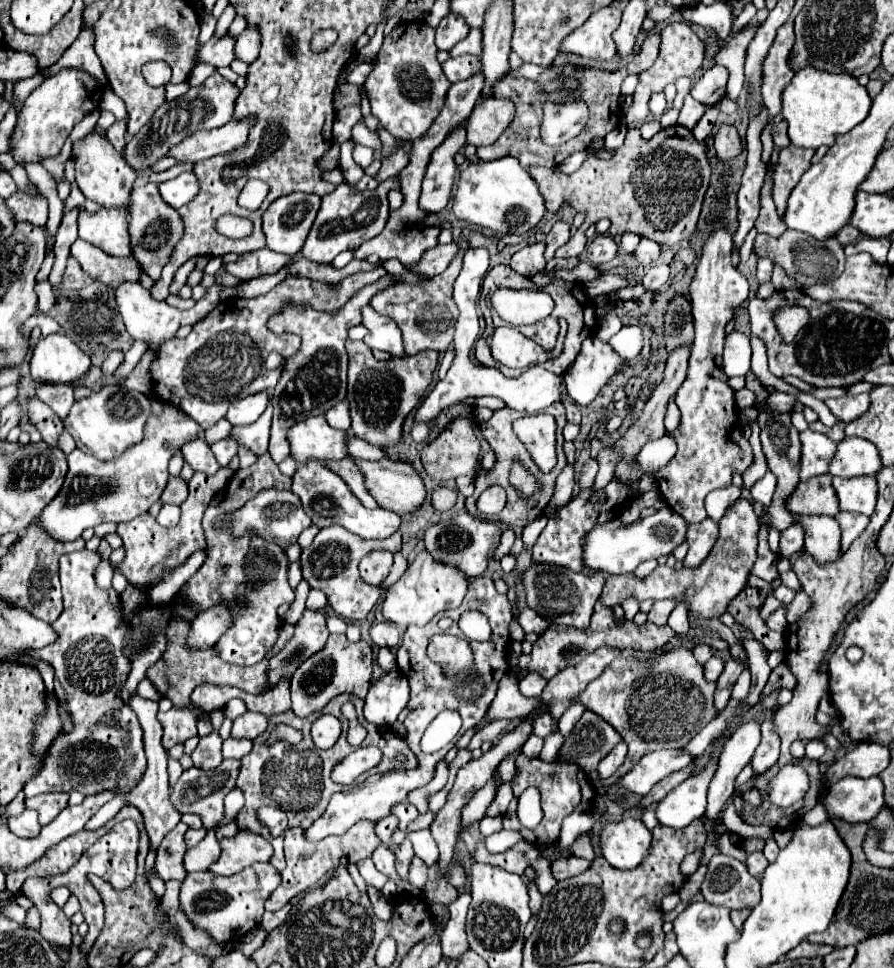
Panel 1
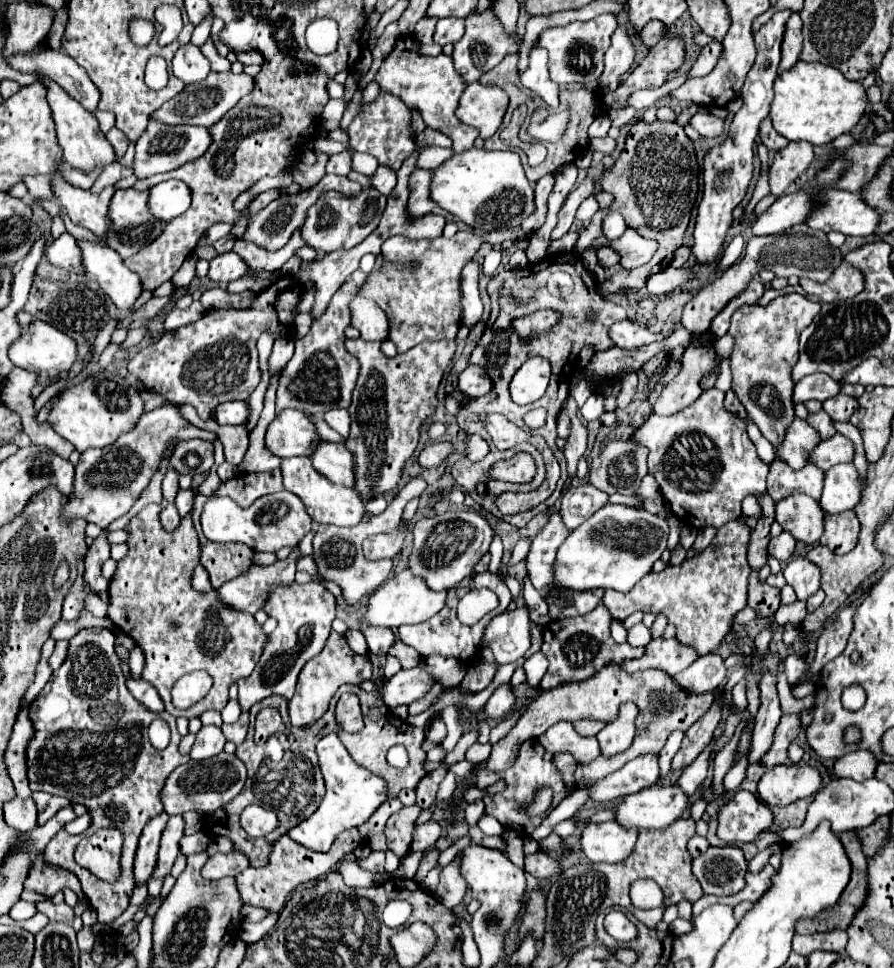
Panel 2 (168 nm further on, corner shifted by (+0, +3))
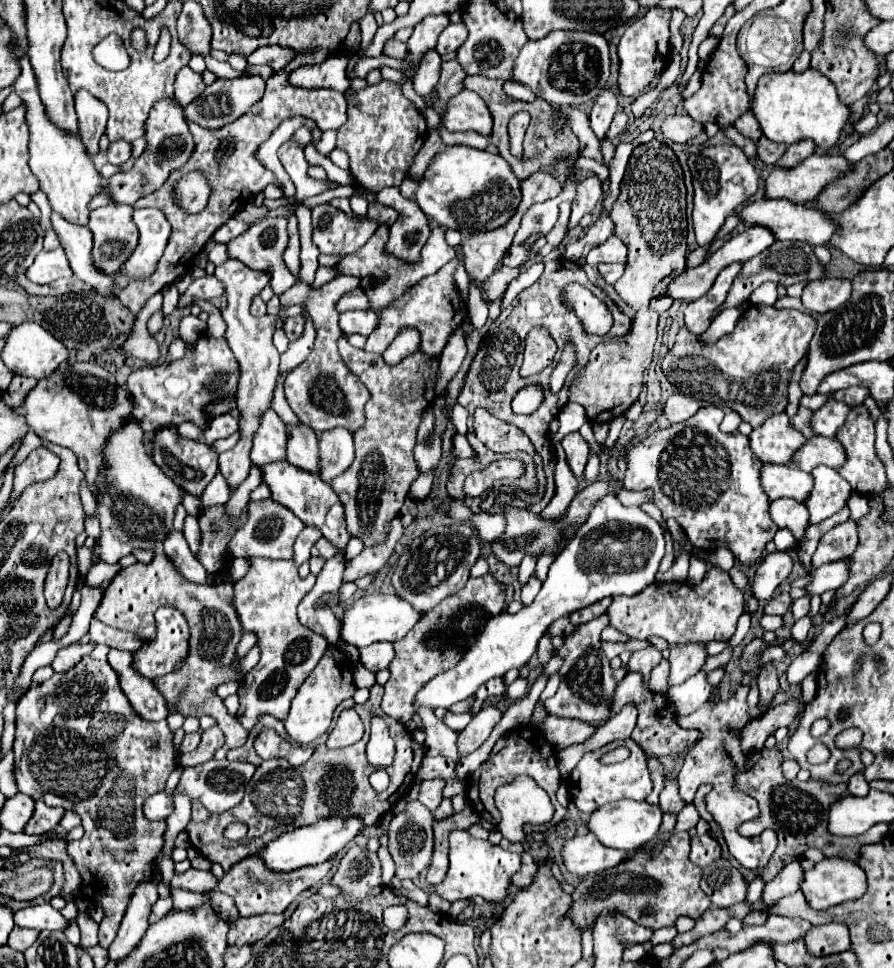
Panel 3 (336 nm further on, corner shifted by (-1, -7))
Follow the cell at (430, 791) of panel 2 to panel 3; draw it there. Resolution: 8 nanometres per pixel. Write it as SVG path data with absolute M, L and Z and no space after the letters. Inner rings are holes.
M433 779L433 781L421 781L419 783L419 801L429 809L435 811L441 803L441 789L443 789L443 781L441 779Z

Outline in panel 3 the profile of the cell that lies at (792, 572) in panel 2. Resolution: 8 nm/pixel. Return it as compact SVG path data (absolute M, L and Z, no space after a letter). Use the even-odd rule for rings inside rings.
M849 559L821 565L819 569L813 569L811 575L813 581L805 589L807 595L821 595L829 589L839 589L839 585L843 585L843 581L847 581L849 577Z

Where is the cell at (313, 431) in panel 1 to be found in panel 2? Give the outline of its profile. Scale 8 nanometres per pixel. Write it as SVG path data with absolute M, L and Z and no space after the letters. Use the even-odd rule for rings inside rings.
M286 409L268 427L266 447L278 457L312 455L320 435L306 413Z

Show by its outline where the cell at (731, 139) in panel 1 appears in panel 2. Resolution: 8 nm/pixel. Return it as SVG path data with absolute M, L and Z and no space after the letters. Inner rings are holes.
M696 113L690 121L690 125L708 139L718 139L724 133L724 121L712 113Z

